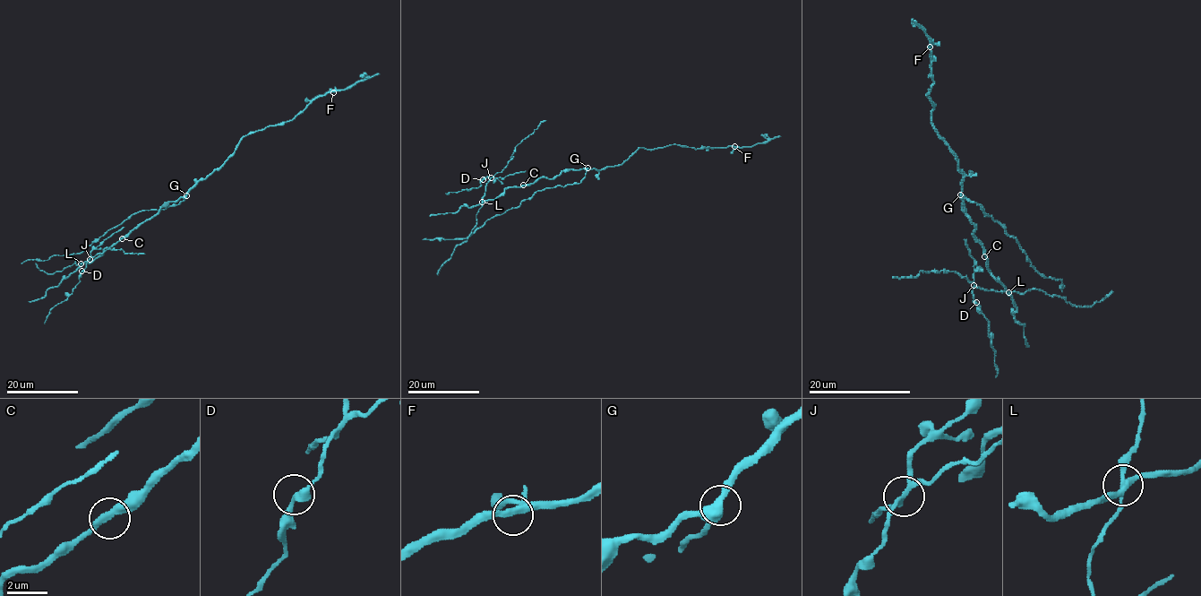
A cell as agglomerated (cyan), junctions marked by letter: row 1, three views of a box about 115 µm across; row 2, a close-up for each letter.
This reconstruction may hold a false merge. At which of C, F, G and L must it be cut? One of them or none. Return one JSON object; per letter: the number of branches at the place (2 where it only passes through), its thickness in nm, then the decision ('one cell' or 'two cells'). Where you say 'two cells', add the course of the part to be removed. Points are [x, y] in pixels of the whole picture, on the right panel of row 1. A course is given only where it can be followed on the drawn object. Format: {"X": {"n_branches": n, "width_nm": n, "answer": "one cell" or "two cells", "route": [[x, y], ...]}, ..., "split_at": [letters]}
{"C": {"n_branches": 2, "width_nm": 360, "answer": "one cell"}, "F": {"n_branches": 4, "width_nm": 300, "answer": "one cell"}, "G": {"n_branches": 3, "width_nm": 360, "answer": "one cell"}, "L": {"n_branches": 4, "width_nm": 280, "answer": "two cells", "route": [[1008, 291], [982, 289], [955, 272], [921, 272], [916, 276], [892, 278]]}, "split_at": ["L"]}

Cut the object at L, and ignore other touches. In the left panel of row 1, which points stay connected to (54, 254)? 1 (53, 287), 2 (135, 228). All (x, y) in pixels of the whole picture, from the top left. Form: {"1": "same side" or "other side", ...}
{"1": "same side", "2": "same side"}

